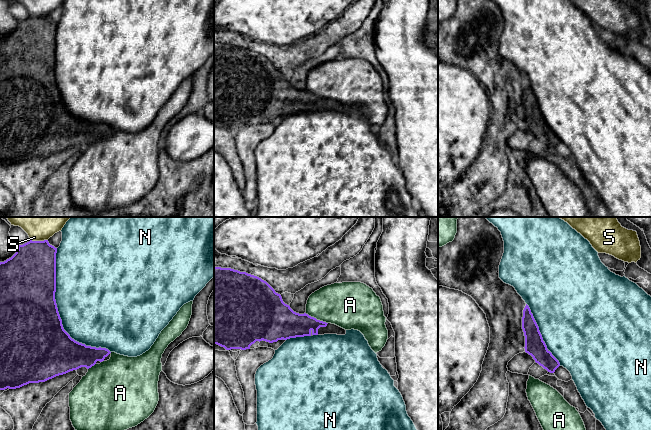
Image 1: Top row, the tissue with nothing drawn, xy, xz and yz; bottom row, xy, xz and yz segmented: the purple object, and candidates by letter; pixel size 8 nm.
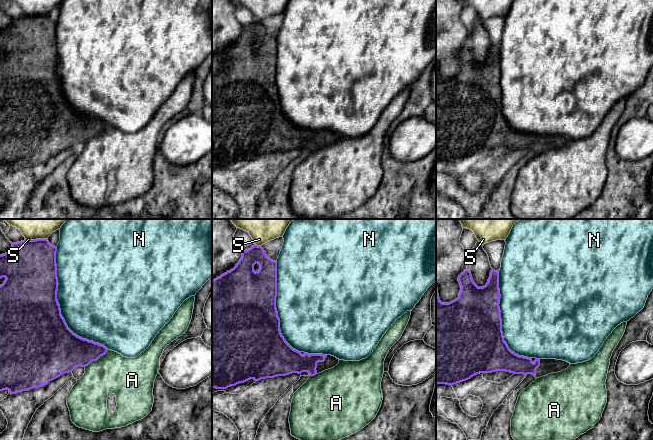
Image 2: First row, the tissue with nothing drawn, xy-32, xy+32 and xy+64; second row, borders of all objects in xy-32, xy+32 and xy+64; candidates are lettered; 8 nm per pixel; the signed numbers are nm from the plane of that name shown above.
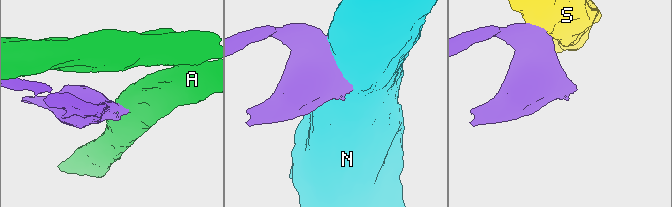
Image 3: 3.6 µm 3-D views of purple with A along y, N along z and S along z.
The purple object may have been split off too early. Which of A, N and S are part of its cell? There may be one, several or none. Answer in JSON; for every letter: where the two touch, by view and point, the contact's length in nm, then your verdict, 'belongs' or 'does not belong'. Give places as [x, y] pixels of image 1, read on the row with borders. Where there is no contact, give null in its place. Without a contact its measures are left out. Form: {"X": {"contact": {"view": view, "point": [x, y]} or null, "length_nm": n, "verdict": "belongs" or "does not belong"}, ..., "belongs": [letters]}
{"A": {"contact": {"view": "xz", "point": [315, 318]}, "length_nm": 200, "verdict": "does not belong"}, "N": {"contact": {"view": "xy", "point": [58, 312]}, "length_nm": 950, "verdict": "does not belong"}, "S": {"contact": {"view": "xy", "point": [39, 241]}, "length_nm": 140, "verdict": "does not belong"}, "belongs": []}

